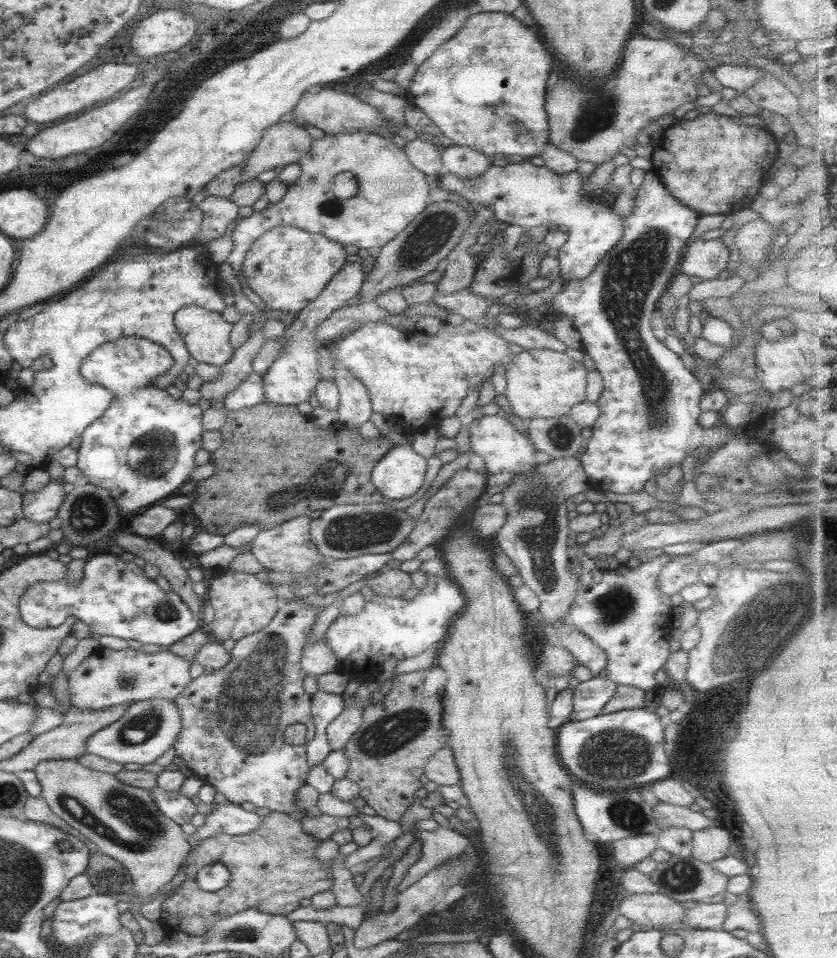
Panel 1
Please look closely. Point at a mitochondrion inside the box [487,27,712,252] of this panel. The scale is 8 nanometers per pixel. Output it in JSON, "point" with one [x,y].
{"point":[597,113]}

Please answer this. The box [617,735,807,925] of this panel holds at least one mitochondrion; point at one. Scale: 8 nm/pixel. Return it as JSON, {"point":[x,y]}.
{"point":[681,877]}

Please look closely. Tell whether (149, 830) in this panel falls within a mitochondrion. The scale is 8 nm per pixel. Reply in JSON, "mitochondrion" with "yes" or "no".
{"mitochondrion":"yes"}

